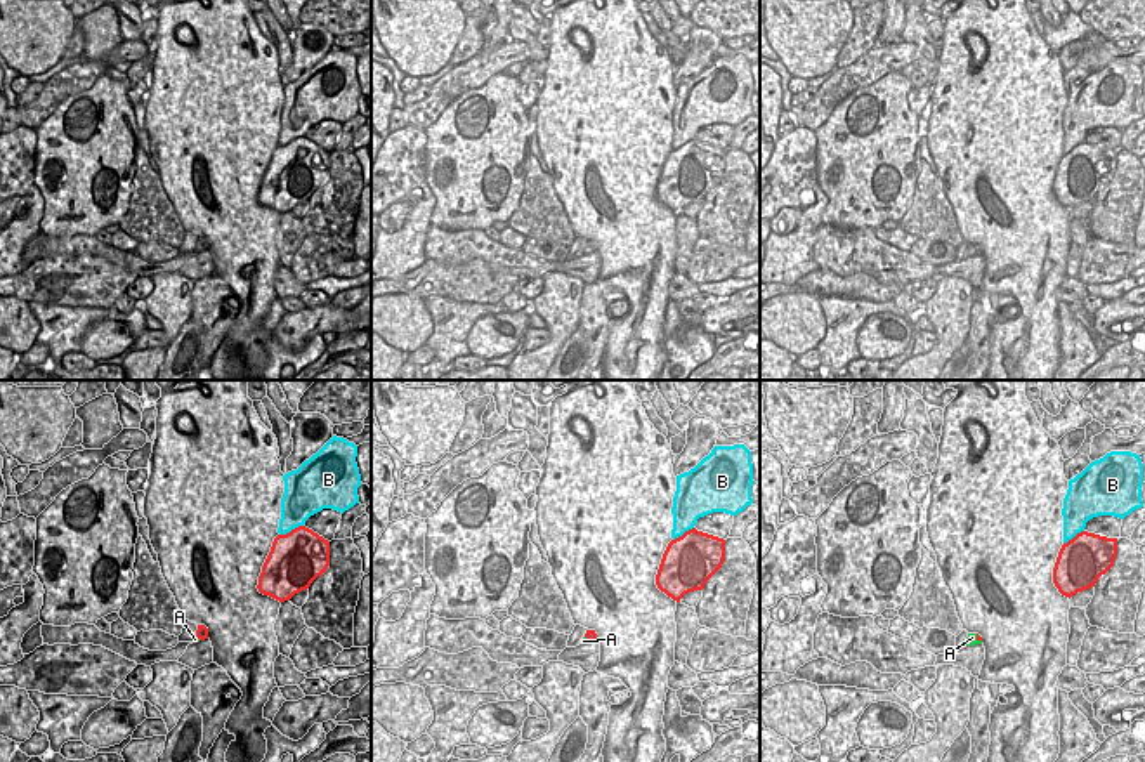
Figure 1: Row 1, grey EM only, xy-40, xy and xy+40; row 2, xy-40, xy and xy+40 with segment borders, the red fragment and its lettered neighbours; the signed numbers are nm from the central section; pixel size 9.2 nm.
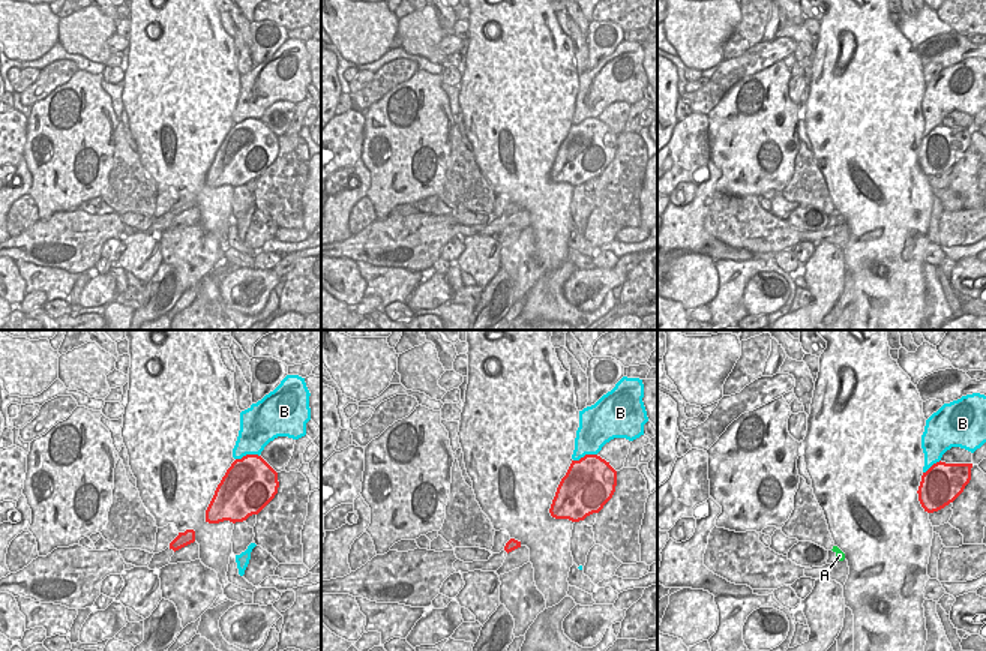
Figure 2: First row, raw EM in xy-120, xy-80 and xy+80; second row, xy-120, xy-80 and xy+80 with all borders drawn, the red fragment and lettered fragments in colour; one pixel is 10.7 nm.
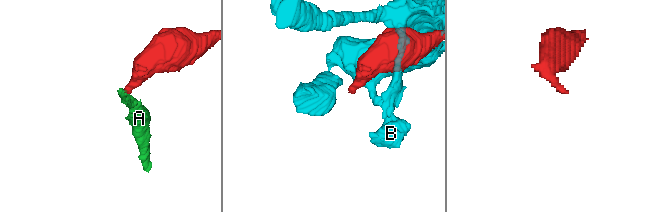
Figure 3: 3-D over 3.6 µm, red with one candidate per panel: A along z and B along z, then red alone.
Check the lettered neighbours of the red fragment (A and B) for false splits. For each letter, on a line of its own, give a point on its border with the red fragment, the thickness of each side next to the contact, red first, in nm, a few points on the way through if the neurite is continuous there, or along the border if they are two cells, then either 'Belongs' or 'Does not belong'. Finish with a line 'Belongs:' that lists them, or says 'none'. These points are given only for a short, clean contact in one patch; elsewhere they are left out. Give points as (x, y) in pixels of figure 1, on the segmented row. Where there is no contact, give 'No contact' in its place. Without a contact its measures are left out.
A: Touches red at xy+40 (977, 637). Thickness 50 nm (red) against 100 nm. Boundary: xy+40 (975, 634), (981, 641). Does not belong
B: Touches red at xy-40 (292, 530). Thickness 480 nm (red) against 320 nm. Does not belong
Belongs: none.

